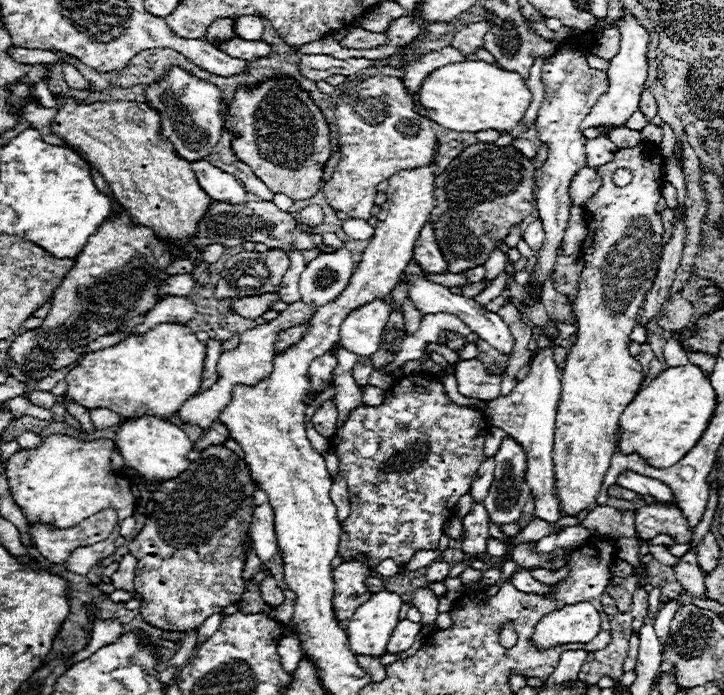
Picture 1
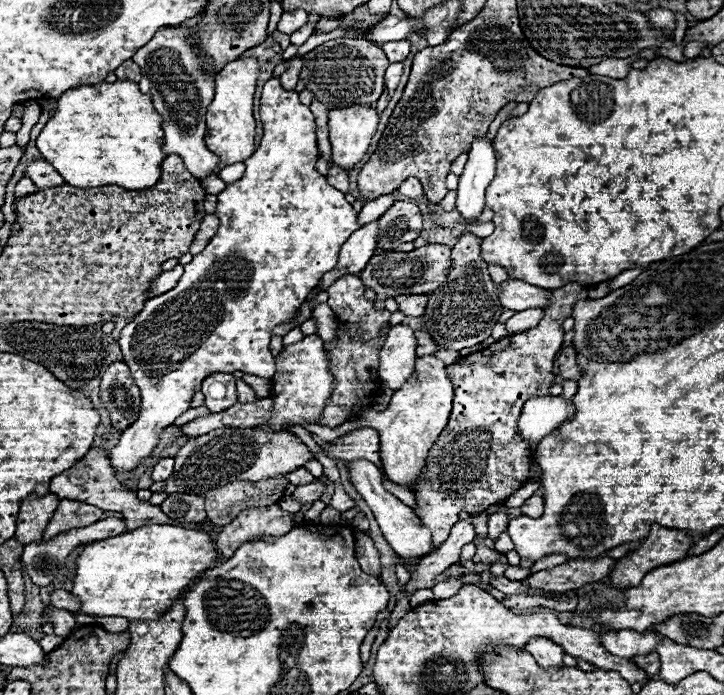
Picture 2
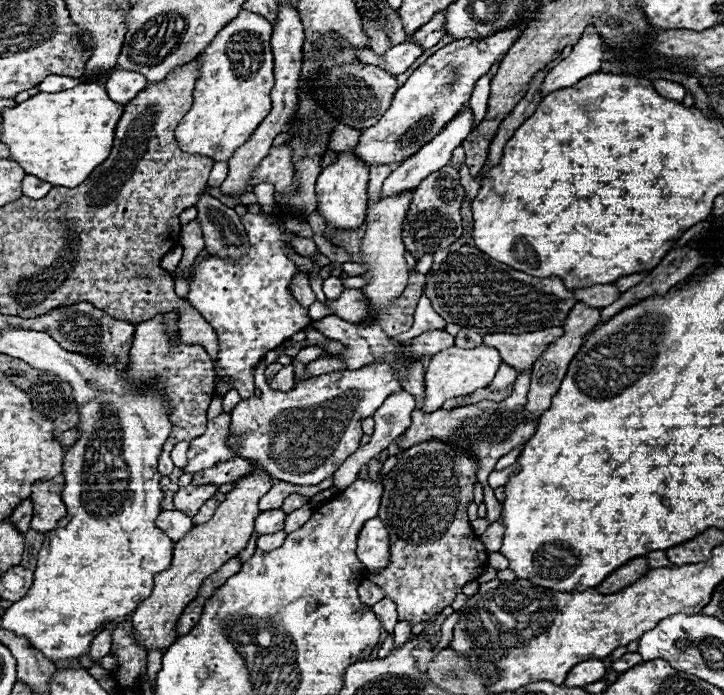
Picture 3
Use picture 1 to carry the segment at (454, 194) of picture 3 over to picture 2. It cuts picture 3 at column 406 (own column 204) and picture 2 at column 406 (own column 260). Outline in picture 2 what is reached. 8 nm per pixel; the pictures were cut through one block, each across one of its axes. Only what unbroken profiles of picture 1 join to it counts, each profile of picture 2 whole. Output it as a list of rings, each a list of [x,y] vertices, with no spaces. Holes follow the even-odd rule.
[[[396,202],[392,208],[388,208],[380,218],[378,218],[378,250],[394,250],[400,244],[414,242],[420,232],[422,232],[422,212],[416,204],[412,202]]]

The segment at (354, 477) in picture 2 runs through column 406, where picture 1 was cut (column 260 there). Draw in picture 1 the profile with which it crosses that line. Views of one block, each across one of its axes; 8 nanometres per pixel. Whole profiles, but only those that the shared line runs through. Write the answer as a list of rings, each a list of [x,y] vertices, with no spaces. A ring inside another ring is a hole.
[[[262,504],[252,514],[252,528],[250,528],[252,548],[262,562],[270,562],[274,554],[280,552],[274,532],[274,512],[270,504]]]

